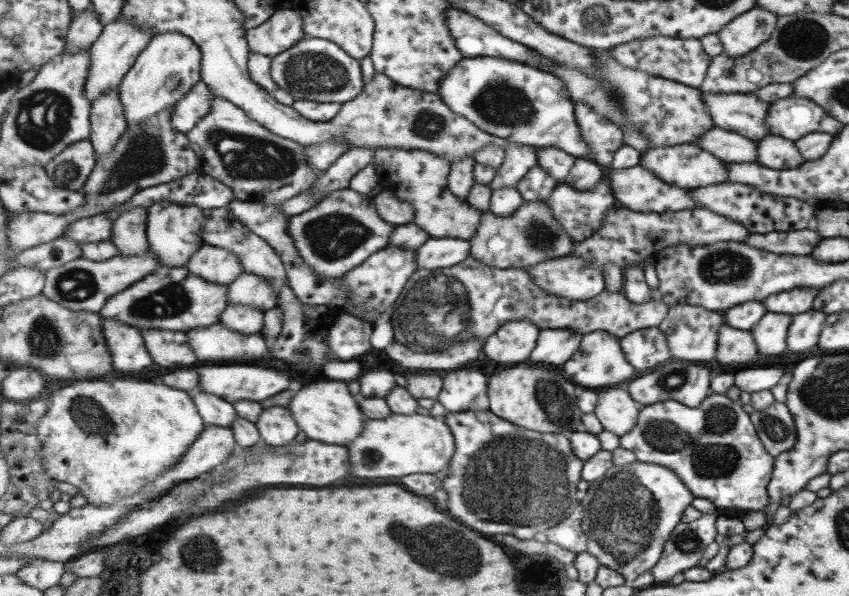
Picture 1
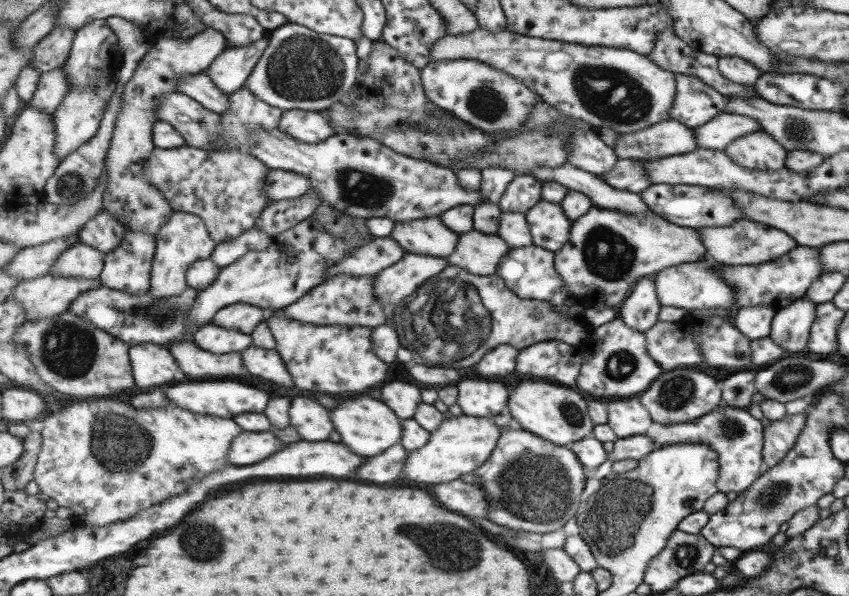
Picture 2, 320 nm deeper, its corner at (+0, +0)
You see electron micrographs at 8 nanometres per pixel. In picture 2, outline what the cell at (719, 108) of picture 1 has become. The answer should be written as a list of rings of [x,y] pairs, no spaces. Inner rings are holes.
[[[676,74],[677,92],[670,108],[672,119],[696,129],[709,122],[717,114],[724,112],[727,97],[697,78],[686,74]]]

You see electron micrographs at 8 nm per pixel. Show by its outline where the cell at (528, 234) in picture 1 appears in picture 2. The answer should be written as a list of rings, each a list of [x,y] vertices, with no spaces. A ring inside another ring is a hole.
[[[473,231],[461,235],[456,251],[448,256],[448,263],[478,274],[489,276],[498,272],[500,262],[512,246],[501,235]]]

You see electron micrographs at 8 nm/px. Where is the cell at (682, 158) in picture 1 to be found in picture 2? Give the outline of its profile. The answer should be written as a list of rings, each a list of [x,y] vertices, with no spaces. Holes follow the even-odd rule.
[[[620,158],[612,171],[599,177],[619,190],[642,193],[652,185],[642,162],[642,159]]]

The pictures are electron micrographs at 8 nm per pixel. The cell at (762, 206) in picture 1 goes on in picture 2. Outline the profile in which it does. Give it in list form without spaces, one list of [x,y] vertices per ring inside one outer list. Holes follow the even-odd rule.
[[[652,184],[649,190],[644,190],[640,195],[652,212],[681,227],[698,229],[701,227],[729,226],[729,224],[733,224],[733,220],[743,218],[741,212],[731,206],[732,200],[727,200],[727,196],[720,194],[716,189],[710,192],[707,187],[689,184]]]

